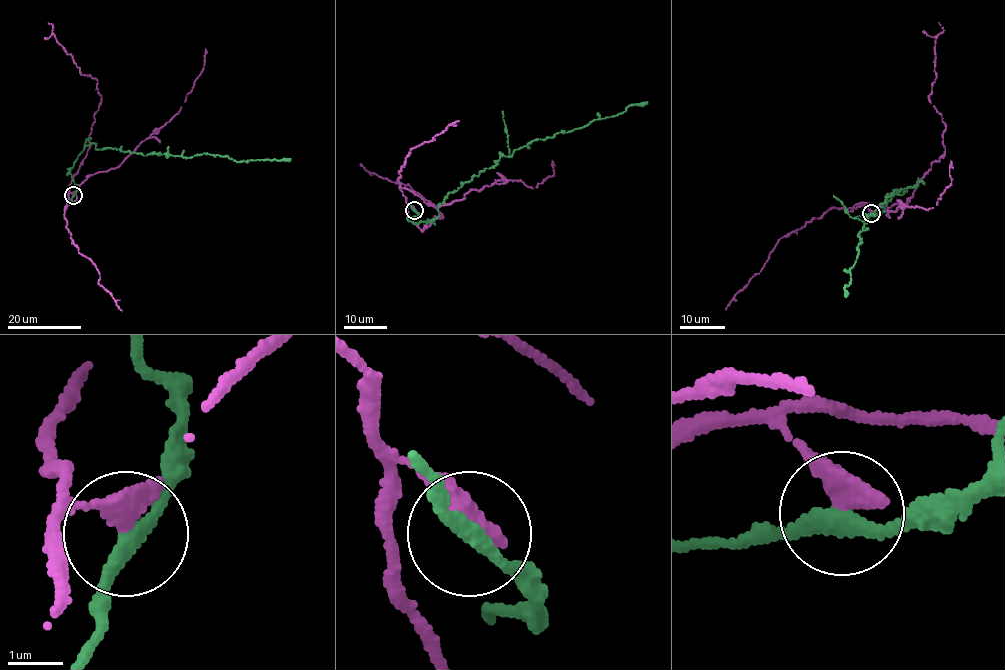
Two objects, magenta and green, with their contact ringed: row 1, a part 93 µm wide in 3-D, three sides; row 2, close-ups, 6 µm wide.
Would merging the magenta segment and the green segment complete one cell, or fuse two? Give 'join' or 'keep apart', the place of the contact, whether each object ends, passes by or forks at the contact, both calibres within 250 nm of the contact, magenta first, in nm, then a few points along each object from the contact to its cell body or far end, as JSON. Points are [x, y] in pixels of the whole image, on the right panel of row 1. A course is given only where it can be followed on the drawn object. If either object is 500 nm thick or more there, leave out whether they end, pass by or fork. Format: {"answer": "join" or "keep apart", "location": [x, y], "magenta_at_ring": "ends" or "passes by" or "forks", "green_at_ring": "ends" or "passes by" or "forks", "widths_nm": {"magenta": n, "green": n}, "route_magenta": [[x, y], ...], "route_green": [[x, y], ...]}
{"answer": "keep apart", "location": [871, 213], "widths_nm": {"magenta": 500, "green": 280}, "route_magenta": [[871, 213], [843, 208], [866, 203], [889, 218], [902, 205], [933, 208], [951, 184], [951, 161]], "route_green": [[871, 214], [915, 185], [893, 191], [868, 216], [858, 234], [858, 257], [845, 295]]}

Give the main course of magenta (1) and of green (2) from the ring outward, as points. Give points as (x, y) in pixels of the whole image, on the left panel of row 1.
1: (73, 194), (67, 205), (85, 180), (115, 168), (178, 113), (203, 68), (205, 48)
2: (73, 195), (77, 186), (70, 169), (86, 146), (95, 143), (96, 149), (144, 156), (291, 159)

